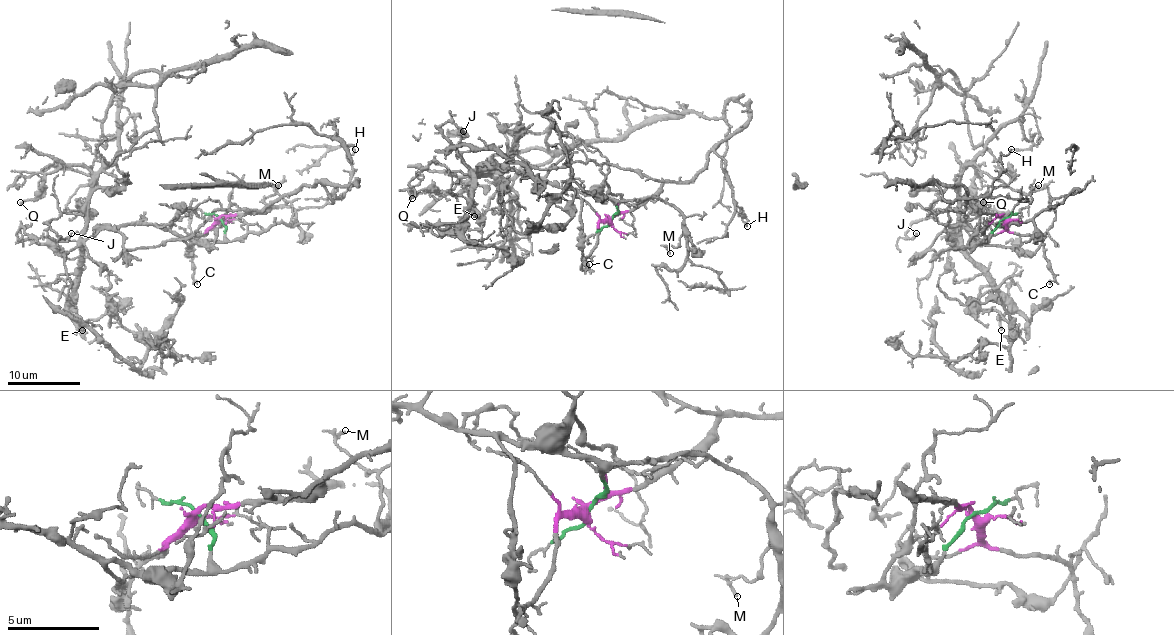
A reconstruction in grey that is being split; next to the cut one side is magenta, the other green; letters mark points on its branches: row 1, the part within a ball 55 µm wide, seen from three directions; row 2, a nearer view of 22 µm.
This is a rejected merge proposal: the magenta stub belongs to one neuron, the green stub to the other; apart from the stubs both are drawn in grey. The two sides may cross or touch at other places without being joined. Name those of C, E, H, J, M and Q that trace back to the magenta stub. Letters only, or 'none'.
C, H

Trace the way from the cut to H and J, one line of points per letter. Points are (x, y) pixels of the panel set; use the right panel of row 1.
H: (1005, 219), (981, 214), (967, 200), (967, 190), (934, 183), (947, 201), (985, 196), (1010, 149)
J: (1005, 218), (985, 241), (967, 225), (954, 227), (956, 239), (954, 210), (932, 212), (905, 234), (916, 232)

